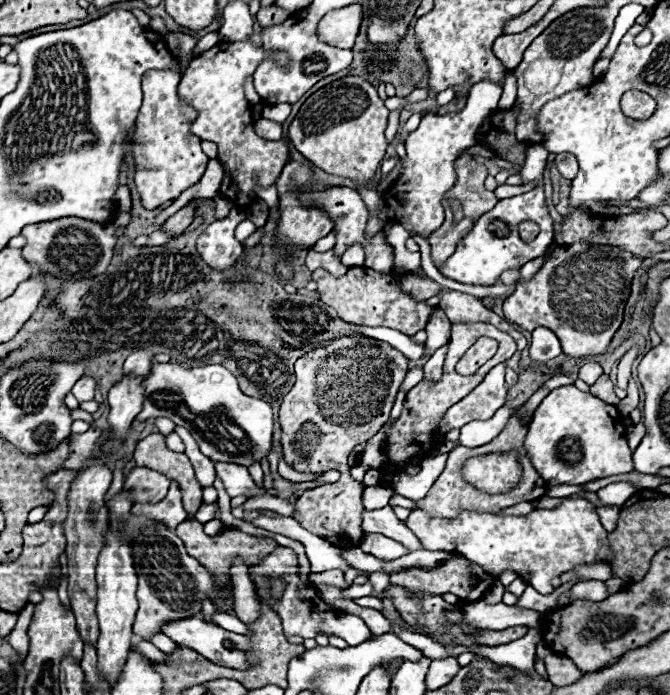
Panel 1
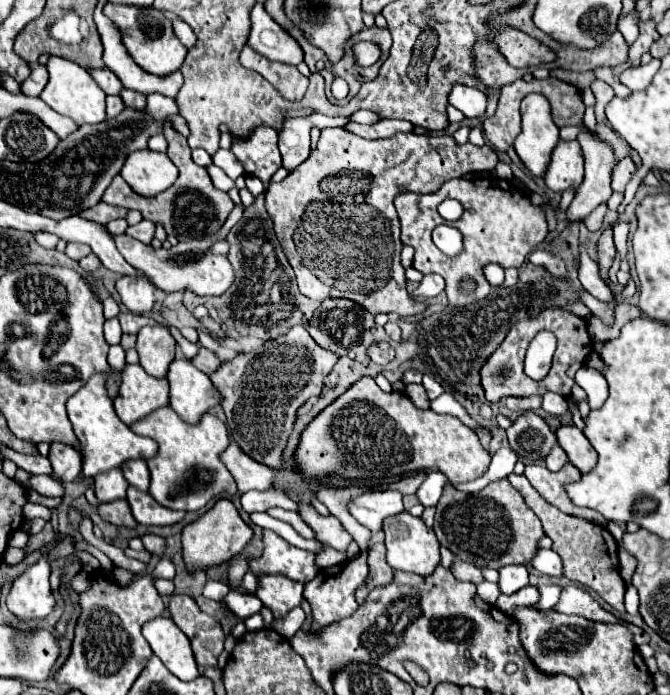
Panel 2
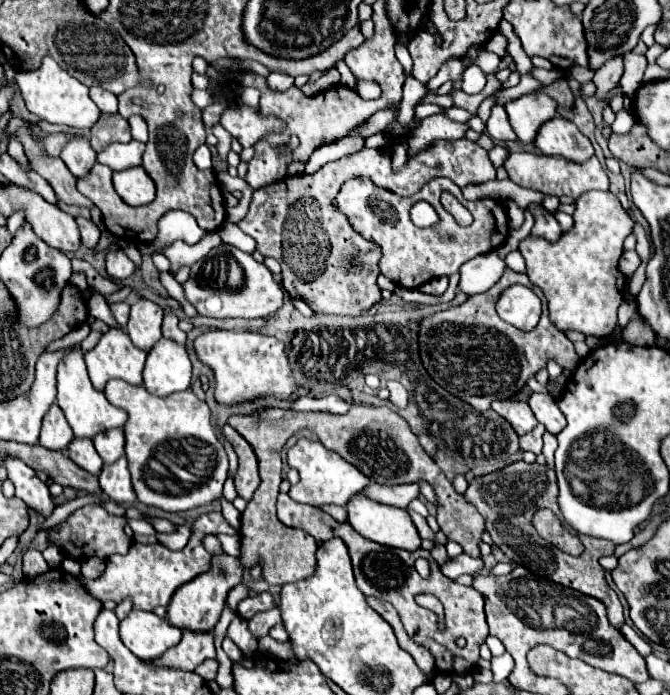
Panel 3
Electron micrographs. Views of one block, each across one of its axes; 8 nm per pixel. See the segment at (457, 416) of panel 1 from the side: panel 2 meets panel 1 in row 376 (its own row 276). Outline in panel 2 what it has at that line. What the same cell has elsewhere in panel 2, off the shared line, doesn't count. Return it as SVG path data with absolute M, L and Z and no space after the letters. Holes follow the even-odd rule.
M488 264L488 266L484 266L484 276L490 282L490 286L496 288L504 282L504 268L498 264Z

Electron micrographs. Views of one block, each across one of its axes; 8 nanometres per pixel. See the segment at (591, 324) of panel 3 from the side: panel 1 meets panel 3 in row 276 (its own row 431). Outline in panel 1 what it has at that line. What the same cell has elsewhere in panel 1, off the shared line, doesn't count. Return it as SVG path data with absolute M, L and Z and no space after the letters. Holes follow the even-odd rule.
M562 386L552 390L536 408L524 448L528 450L538 474L550 486L580 486L634 470L632 450L626 444L624 430L626 426L616 406L606 404L592 394L580 392L576 386Z

